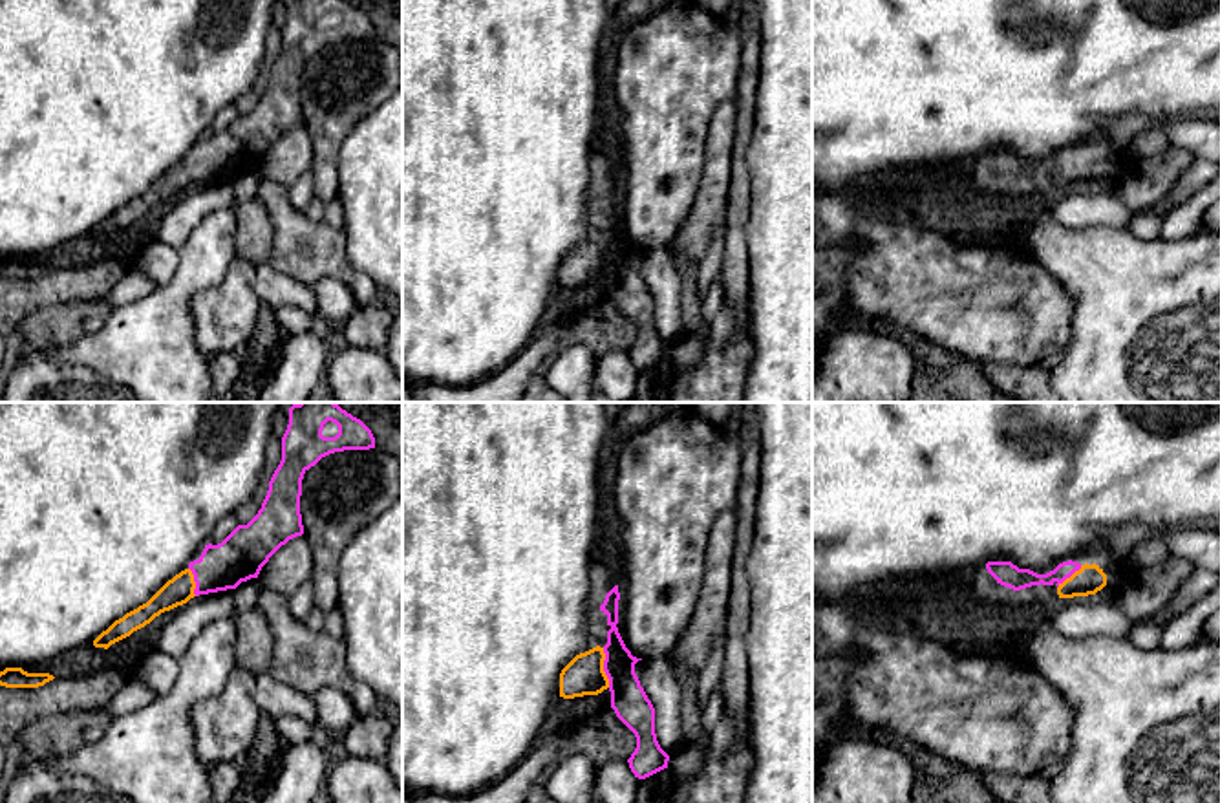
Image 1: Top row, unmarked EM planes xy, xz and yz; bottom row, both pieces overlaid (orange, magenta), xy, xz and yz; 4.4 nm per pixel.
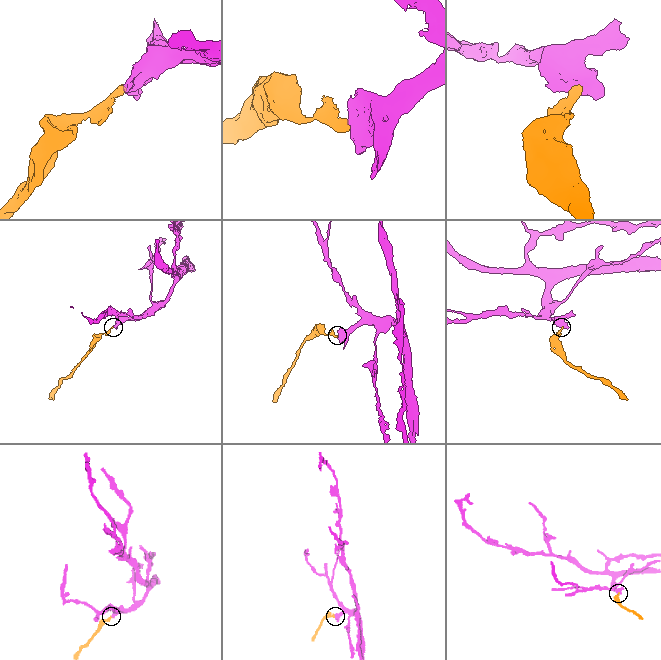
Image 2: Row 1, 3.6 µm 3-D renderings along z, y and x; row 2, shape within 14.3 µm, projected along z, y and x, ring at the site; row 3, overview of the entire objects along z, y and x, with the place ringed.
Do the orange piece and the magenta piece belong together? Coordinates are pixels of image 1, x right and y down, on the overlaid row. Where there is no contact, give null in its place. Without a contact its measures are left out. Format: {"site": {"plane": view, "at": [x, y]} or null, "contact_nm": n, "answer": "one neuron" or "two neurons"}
{"site": {"plane": "xz", "at": [602, 668]}, "contact_nm": 180, "answer": "one neuron"}

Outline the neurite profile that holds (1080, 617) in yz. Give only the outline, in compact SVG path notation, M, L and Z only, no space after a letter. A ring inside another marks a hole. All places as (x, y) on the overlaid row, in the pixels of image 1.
M1094 594L1059 600L1052 607L1050 620L1059 635L1074 640L1096 635L1127 640L1138 624L1129 622L1112 602L1096 600Z

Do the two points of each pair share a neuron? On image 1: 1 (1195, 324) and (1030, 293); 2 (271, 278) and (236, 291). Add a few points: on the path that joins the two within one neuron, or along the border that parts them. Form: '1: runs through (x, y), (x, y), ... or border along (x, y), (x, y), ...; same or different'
1: border along (1045, 267), (1072, 297), (1072, 331), (1069, 342); different
2: border along (255, 267), (255, 293), (262, 302); different

